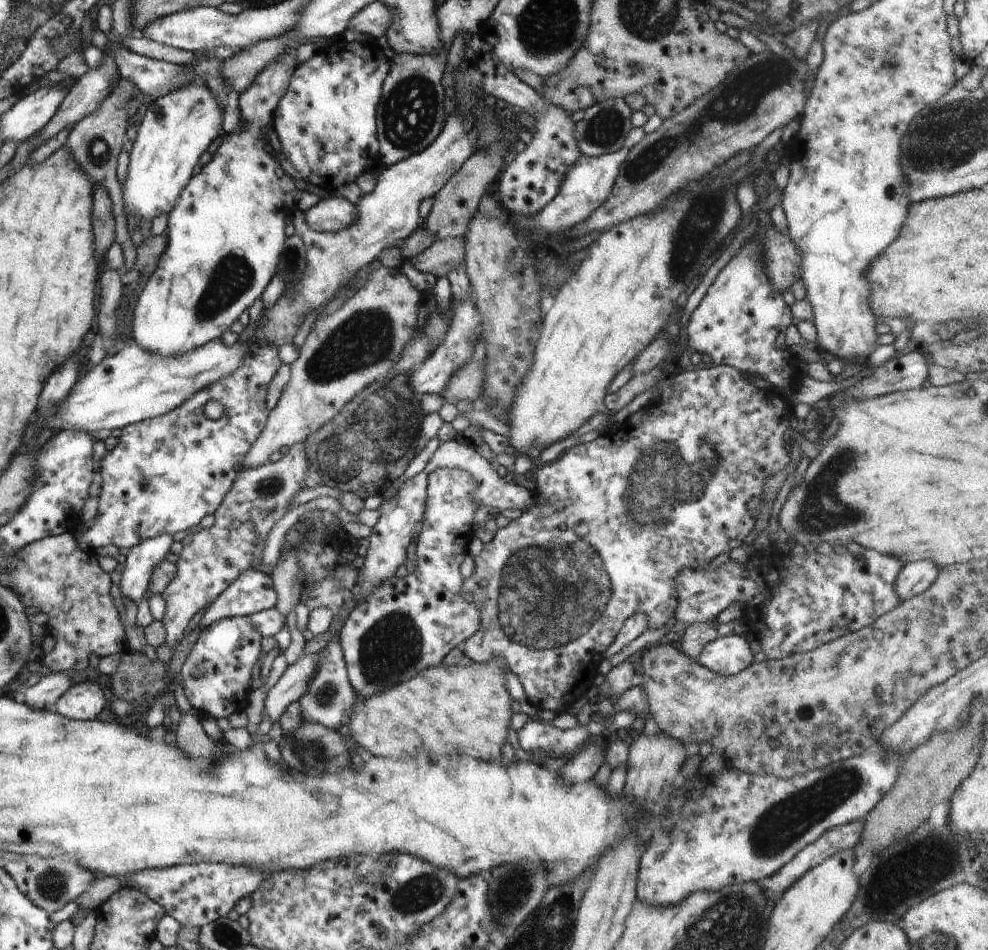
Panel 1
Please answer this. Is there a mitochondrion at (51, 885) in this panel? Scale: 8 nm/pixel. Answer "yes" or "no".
yes

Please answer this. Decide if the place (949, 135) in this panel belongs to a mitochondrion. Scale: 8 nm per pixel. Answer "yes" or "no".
yes

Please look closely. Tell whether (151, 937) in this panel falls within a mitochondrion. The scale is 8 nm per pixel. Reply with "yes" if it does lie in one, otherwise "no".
no

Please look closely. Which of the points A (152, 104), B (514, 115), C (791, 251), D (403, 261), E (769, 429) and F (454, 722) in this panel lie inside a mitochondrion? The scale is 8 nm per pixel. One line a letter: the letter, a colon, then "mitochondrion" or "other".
A: other
B: other
C: other
D: other
E: other
F: other

